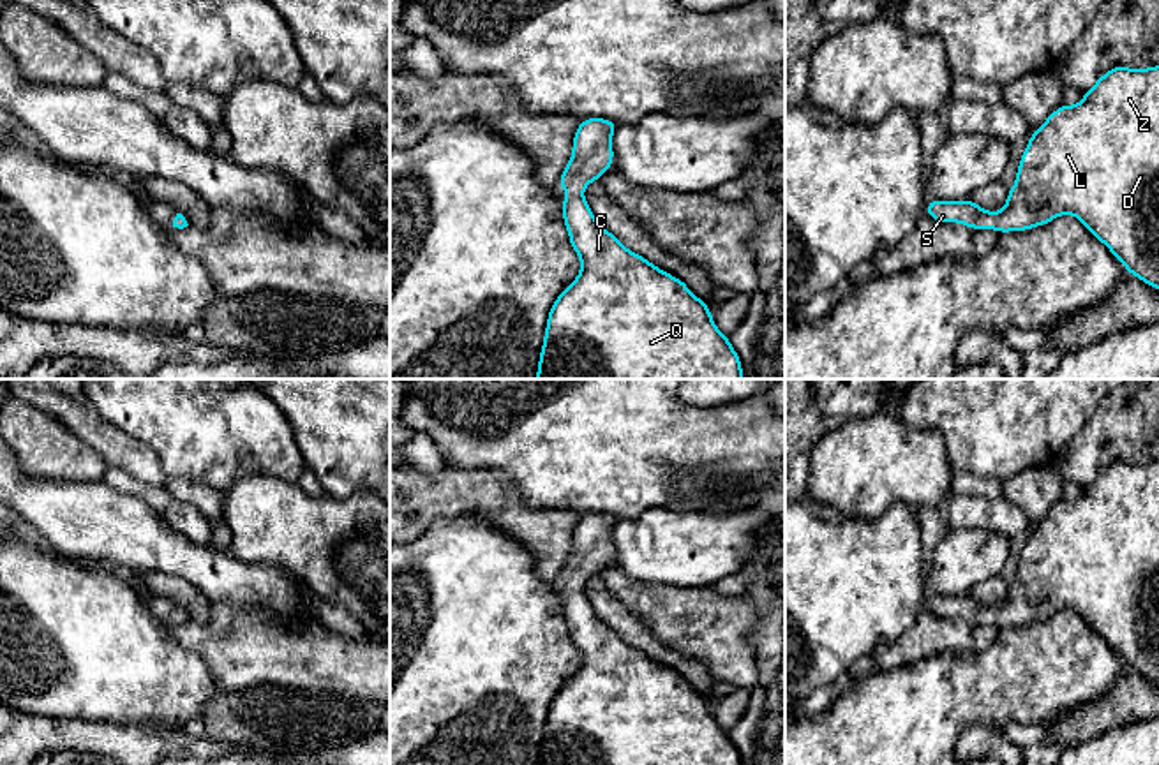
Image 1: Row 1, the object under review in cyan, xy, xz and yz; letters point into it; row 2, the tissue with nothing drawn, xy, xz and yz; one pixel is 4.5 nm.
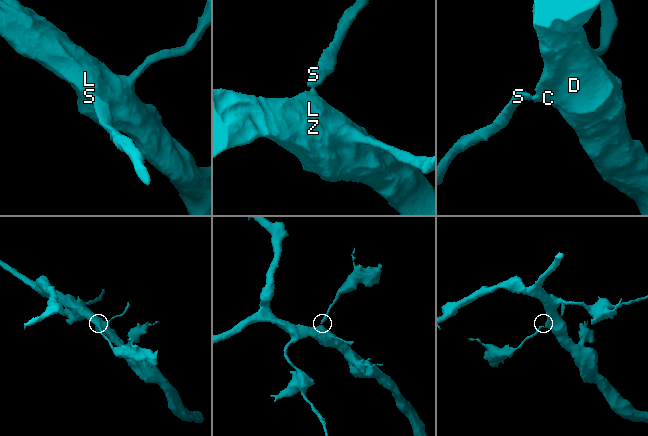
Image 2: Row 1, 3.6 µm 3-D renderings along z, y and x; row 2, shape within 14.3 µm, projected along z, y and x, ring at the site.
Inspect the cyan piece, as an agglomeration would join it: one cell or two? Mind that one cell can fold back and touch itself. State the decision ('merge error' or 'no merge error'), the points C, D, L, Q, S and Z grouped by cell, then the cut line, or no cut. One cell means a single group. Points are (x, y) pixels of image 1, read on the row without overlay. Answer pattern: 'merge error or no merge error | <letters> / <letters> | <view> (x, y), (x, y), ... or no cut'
no merge error | C D L Q S Z | no cut

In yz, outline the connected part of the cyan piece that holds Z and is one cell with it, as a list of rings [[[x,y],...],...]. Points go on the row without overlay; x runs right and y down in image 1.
[[[1115,460],[1074,501],[1057,502],[1036,524],[1020,553],[1006,601],[991,608],[970,594],[926,598],[940,619],[960,617],[997,628],[1028,626],[1058,610],[1074,610],[1125,661],[1159,684],[1159,460]]]

